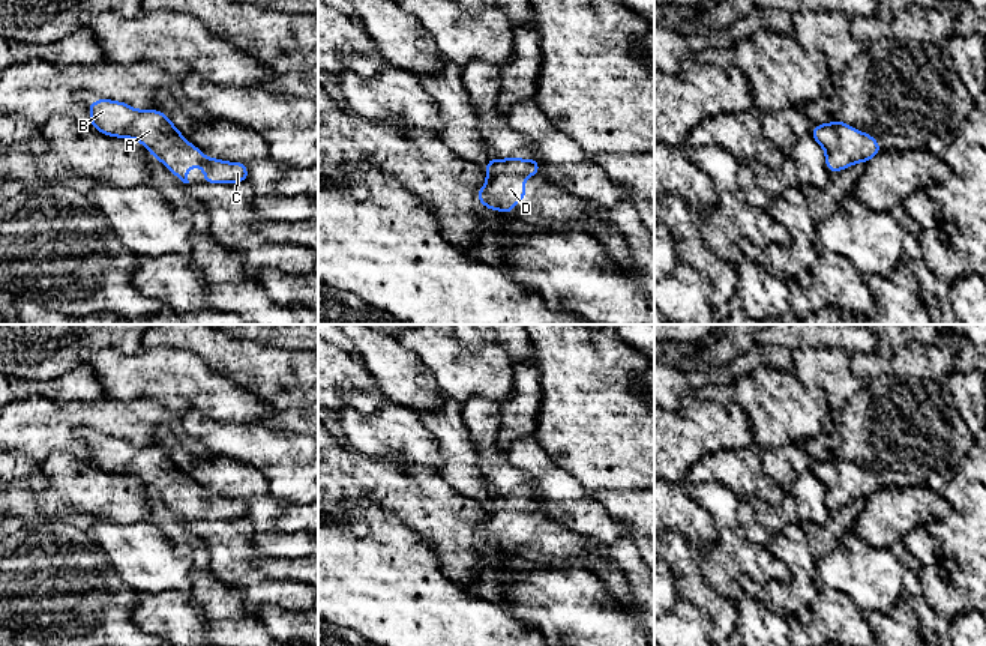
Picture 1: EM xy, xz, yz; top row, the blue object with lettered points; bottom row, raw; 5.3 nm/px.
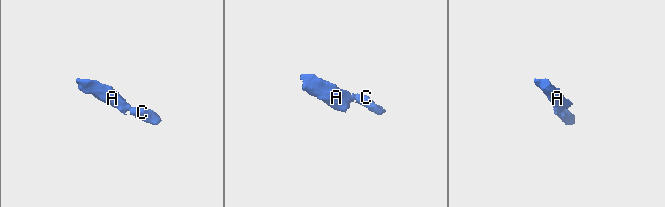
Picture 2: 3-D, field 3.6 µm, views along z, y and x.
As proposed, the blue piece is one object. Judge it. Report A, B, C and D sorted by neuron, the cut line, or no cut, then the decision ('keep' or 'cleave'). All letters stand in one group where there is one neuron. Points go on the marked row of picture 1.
groups A B C D; cut none; keep

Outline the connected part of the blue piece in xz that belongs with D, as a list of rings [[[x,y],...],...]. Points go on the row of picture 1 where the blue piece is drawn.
[[[512,156],[507,159],[491,158],[485,170],[486,182],[477,192],[479,201],[491,210],[512,213],[513,206],[521,203],[525,197],[525,177],[533,177],[539,173],[539,162],[536,158],[531,161]]]

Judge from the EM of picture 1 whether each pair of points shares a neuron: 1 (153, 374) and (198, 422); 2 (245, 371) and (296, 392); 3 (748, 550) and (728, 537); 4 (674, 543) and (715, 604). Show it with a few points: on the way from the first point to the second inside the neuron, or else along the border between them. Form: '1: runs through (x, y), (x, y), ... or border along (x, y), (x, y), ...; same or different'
1: border along (177, 413), (197, 409), (221, 422); different
2: runs through (257, 371), (267, 371), (284, 380); same
3: runs through (743, 550), (733, 541); same
4: runs through (683, 558), (691, 580), (700, 589); same

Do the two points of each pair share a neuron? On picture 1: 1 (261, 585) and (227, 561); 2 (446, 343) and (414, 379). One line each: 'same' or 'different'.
1: same
2: different

